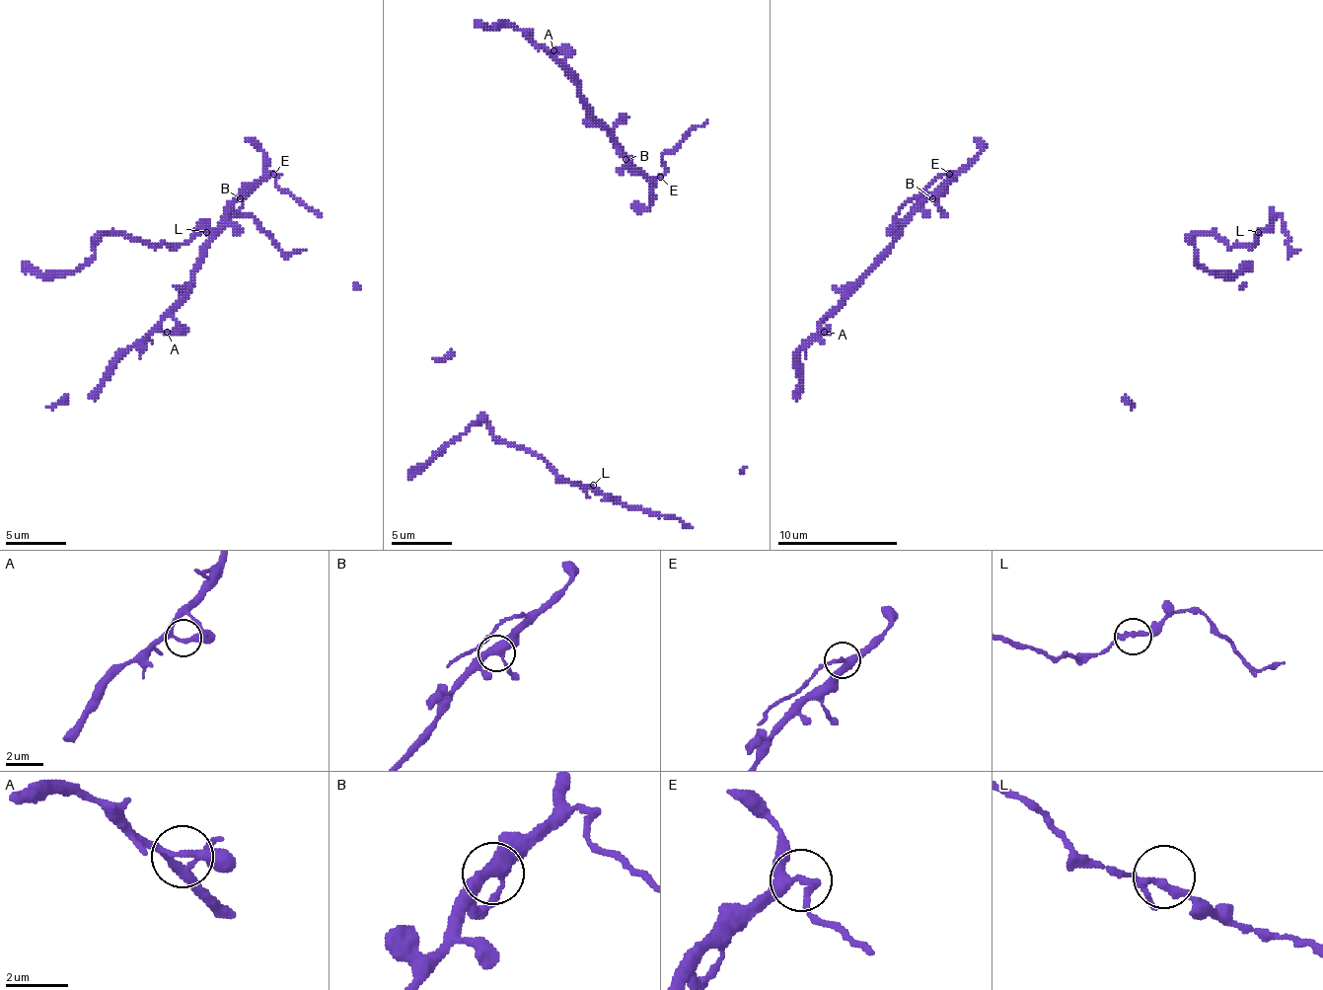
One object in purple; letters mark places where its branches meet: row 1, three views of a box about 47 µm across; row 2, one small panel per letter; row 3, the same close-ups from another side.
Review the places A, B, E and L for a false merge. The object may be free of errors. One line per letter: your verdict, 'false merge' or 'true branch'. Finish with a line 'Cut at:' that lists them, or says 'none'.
A: true branch
B: true branch
E: false merge
L: true branch
Cut at: E

